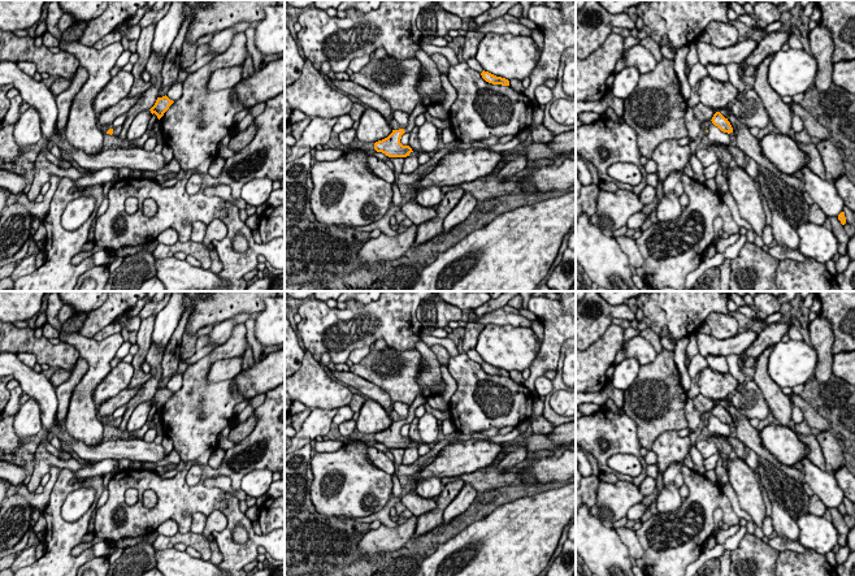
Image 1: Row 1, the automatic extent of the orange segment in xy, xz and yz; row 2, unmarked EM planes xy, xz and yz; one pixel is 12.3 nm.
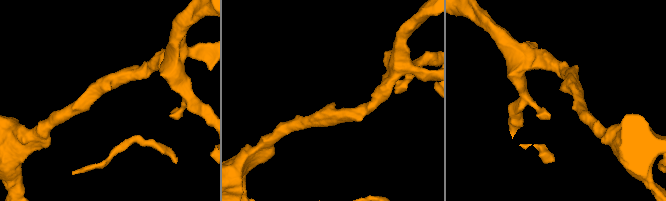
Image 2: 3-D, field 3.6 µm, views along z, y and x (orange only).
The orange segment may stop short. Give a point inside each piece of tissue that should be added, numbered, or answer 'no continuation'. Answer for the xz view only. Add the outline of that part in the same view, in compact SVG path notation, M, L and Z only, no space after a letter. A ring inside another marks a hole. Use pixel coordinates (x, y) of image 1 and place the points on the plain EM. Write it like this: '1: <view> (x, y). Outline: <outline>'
1: xz (421, 399). Outline: M420 394L415 399L415 402L409 406L409 411L408 411L407 417L404 419L405 424L411 424L412 423L412 420L416 417L416 413L415 413L416 408L420 407L421 404L425 404L426 400L428 400L428 398L425 395L422 395L422 394Z

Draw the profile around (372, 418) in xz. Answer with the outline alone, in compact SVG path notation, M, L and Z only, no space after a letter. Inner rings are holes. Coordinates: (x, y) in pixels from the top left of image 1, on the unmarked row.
M372 398L365 399L356 420L356 429L360 433L378 433L387 429L391 424L390 415L378 402Z

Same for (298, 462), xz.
M307 443L301 449L292 451L285 456L285 473L303 473L311 467L312 449L311 443Z

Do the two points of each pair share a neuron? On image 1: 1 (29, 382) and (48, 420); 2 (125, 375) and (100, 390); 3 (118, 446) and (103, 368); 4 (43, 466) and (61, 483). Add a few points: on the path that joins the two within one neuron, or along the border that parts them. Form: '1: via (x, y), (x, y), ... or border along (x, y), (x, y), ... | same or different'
1: via (38, 392), (48, 402), (48, 411) | same
2: via (118, 379), (107, 389) | same
3: border along (73, 438), (87, 445), (98, 445), (103, 441) | different
4: border along (61, 468), (74, 471) | different

